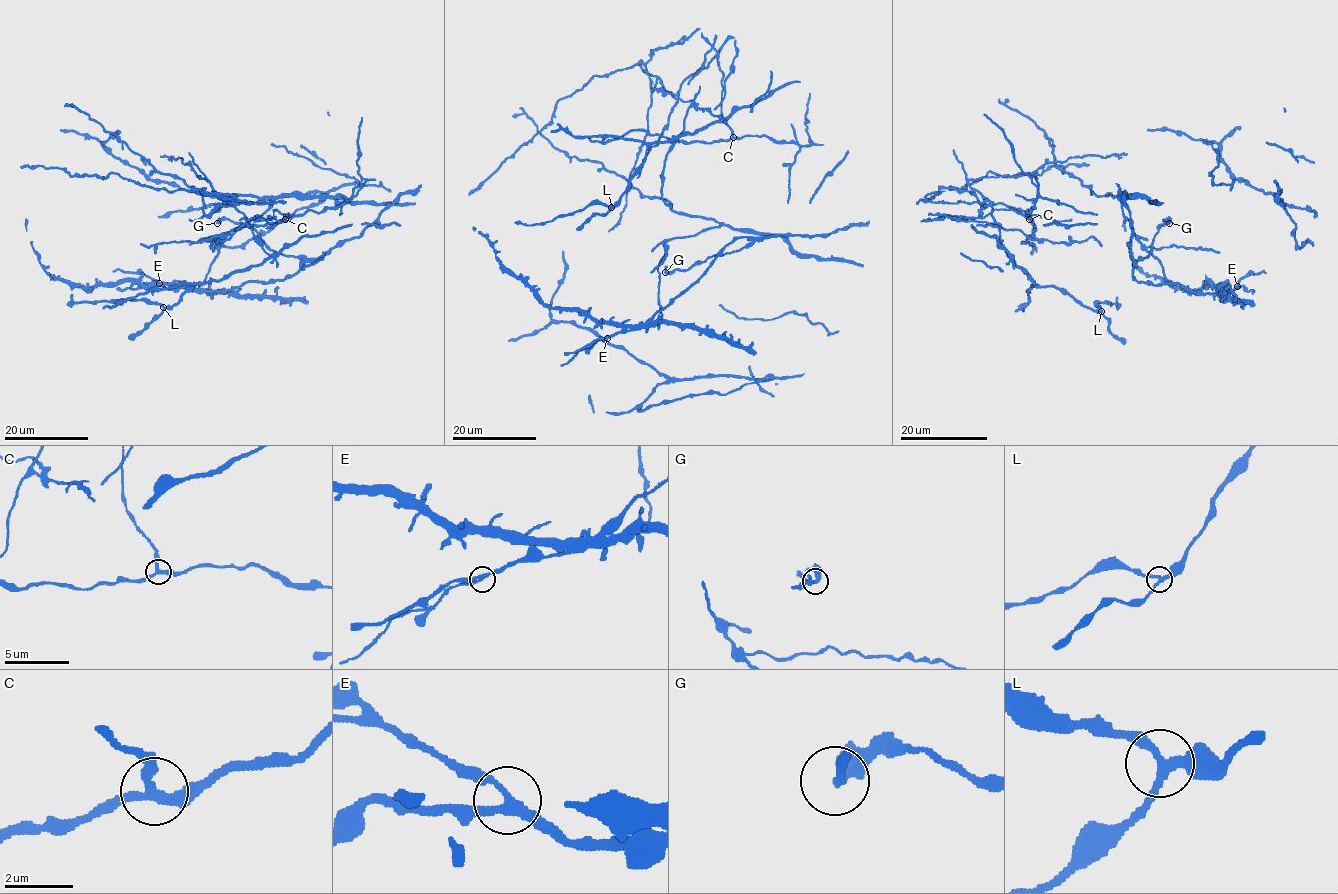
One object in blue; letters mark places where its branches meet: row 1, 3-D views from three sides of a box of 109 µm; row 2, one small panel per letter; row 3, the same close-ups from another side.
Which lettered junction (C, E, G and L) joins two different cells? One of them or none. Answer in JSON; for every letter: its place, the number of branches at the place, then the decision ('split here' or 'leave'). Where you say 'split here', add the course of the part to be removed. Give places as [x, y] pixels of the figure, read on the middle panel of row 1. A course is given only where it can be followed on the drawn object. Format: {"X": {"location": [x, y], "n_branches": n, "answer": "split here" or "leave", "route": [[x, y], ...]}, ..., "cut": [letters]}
{"C": {"location": [733, 137], "n_branches": 3, "answer": "split here", "route": [[733, 138], [672, 143], [695, 104], [651, 90], [637, 63], [560, 99], [547, 124], [469, 194]]}, "E": {"location": [607, 338], "n_branches": 3, "answer": "leave"}, "G": {"location": [665, 272], "n_branches": 3, "answer": "leave"}, "L": {"location": [611, 207], "n_branches": 3, "answer": "leave"}, "cut": ["C"]}

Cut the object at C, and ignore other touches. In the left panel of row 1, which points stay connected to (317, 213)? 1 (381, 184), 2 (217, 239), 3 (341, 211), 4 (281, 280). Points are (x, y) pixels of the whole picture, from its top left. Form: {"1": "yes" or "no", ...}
{"1": "no", "2": "yes", "3": "yes", "4": "no"}

